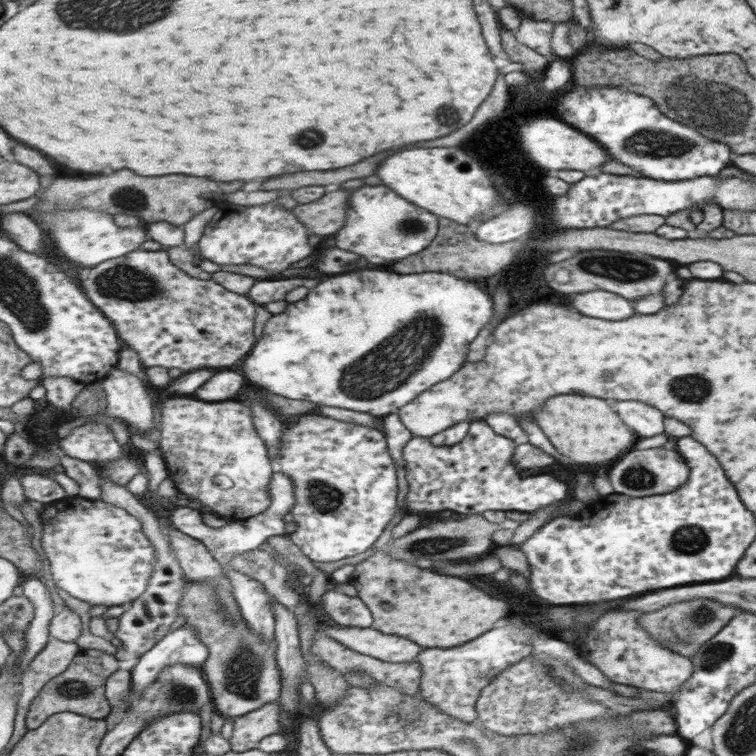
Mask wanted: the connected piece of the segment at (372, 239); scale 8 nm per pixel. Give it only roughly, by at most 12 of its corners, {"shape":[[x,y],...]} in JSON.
{"shape":[[386,186],[354,192],[336,248],[382,264],[421,254],[439,216]]}

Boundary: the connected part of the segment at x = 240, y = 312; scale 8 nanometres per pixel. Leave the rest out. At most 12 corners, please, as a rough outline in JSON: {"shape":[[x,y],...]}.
{"shape":[[166,248],[82,287],[147,368],[225,370],[260,340],[249,295]]}

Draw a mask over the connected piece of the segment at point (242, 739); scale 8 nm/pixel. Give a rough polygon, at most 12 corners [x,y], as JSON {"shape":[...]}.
{"shape":[[279,703],[235,718],[230,742],[243,753],[283,731]]}

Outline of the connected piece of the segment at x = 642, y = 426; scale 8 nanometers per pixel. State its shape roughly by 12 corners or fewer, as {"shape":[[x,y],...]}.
{"shape":[[642,402],[615,411],[641,439],[664,434],[662,411]]}

